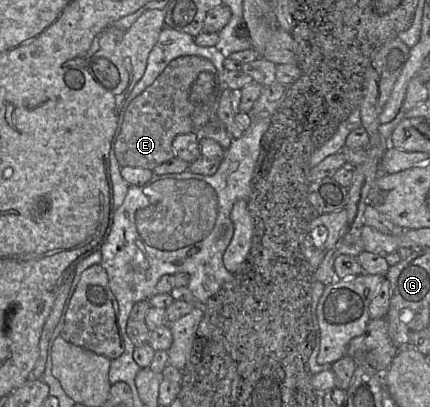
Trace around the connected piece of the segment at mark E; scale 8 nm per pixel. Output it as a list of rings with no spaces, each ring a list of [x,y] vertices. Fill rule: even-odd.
[[[187,55],[187,56],[181,56],[181,57],[175,58],[172,61],[170,61],[169,64],[160,73],[160,75],[155,79],[155,81],[150,86],[148,86],[142,93],[140,93],[137,97],[135,97],[127,106],[127,109],[124,113],[122,127],[121,127],[119,136],[116,139],[116,143],[114,145],[114,153],[119,164],[122,167],[139,167],[139,168],[147,168],[147,169],[153,170],[156,166],[172,159],[174,157],[174,150],[172,147],[172,142],[174,138],[177,135],[193,132],[194,115],[197,115],[197,113],[201,113],[201,112],[209,112],[211,106],[213,105],[213,102],[216,102],[217,105],[219,105],[216,115],[224,123],[227,131],[232,135],[233,138],[235,139],[239,138],[243,134],[244,130],[237,124],[234,117],[234,113],[232,111],[231,100],[230,100],[232,89],[226,88],[225,90],[223,90],[223,92],[221,92],[221,94],[219,94],[219,87],[220,85],[219,85],[219,76],[217,74],[217,69],[212,64],[212,62],[207,58],[202,56],[196,56],[196,55]]]

